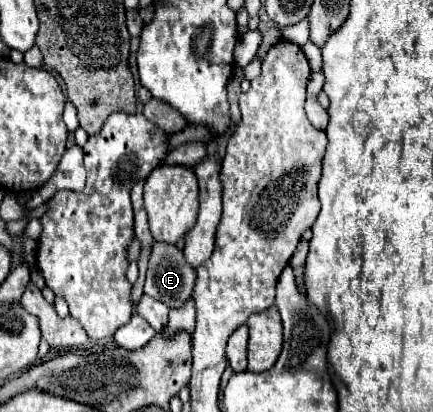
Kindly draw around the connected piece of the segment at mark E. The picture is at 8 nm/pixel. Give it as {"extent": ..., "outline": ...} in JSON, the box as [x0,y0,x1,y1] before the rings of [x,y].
{"extent":[144,241,196,309],"outline":[[[154,241],[146,271],[144,293],[166,303],[168,309],[178,309],[188,299],[192,299],[194,283],[196,271],[188,267],[182,249],[172,243]]]}

